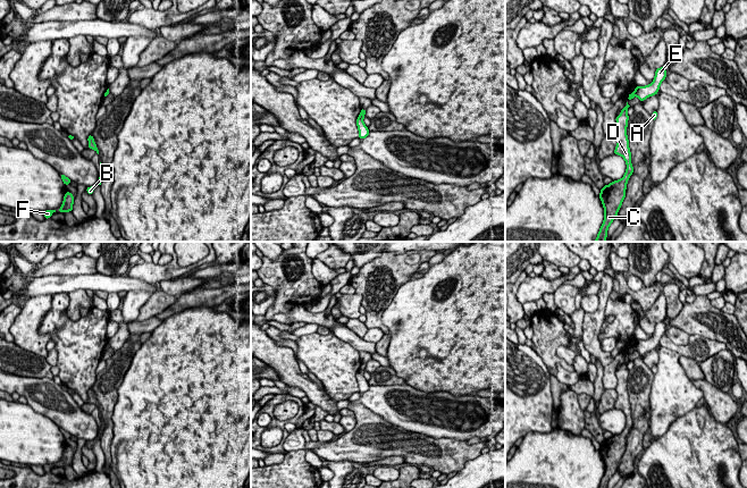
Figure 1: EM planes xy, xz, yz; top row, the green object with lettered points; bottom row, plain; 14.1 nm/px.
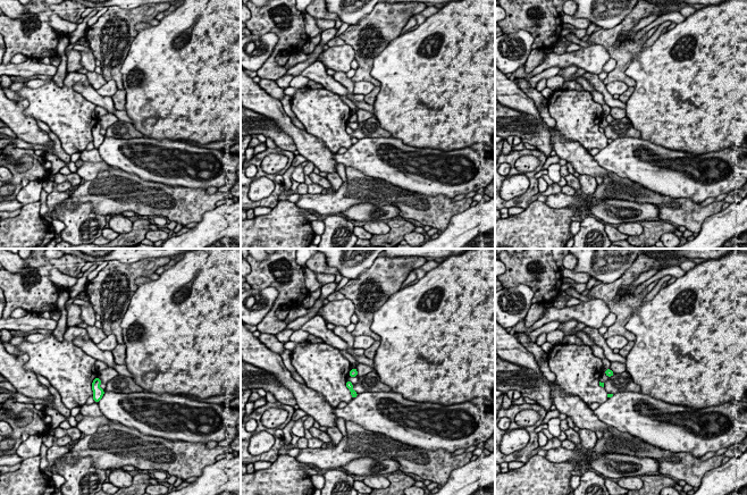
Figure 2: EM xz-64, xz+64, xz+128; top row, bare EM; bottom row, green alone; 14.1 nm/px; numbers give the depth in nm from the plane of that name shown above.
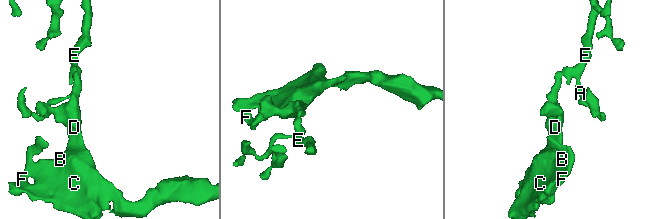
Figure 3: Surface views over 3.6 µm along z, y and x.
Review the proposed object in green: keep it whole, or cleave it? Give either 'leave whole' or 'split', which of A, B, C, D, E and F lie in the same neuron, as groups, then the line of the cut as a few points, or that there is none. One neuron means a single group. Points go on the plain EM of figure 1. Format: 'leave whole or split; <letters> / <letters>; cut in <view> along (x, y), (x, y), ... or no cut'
split; A E / B C D F; cut in xz along (360, 369), (363, 370)

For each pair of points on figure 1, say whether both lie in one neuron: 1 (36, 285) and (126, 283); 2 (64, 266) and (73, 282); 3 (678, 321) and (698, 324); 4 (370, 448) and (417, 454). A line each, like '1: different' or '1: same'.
1: same
2: different
3: same
4: same

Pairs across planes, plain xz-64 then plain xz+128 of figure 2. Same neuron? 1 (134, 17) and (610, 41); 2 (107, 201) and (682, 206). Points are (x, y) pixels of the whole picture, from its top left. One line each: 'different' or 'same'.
1: same
2: same

